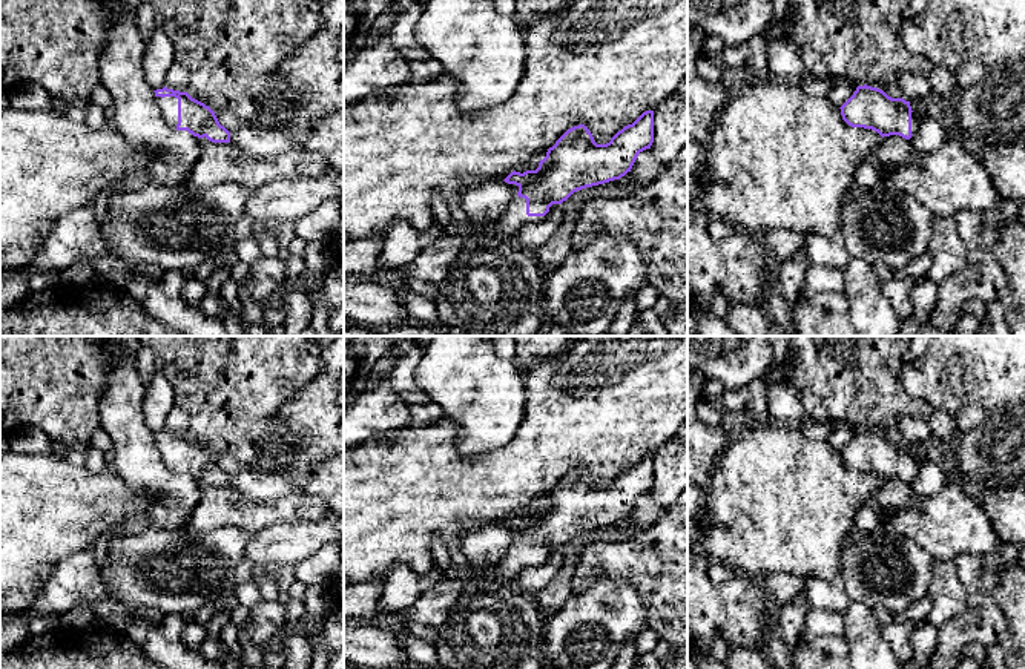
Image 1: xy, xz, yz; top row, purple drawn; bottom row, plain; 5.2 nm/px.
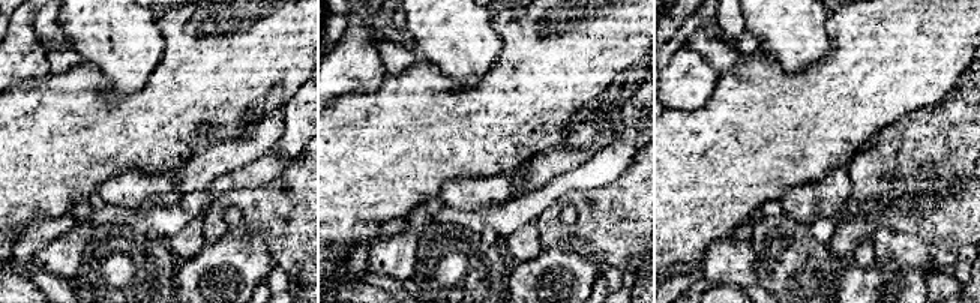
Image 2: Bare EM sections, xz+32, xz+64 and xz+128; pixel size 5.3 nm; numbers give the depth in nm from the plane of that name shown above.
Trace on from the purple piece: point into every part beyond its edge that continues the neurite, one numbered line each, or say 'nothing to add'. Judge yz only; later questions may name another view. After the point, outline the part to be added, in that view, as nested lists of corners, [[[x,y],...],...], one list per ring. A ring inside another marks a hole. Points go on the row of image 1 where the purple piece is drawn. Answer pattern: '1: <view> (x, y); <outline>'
1: yz (916, 109); [[[910,103],[911,106],[911,133],[915,133],[915,130],[918,129],[918,121],[919,121],[919,114],[922,110],[921,104],[916,103]]]

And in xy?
1: xy (169, 105); [[[155,97],[157,104],[161,109],[163,121],[167,127],[176,129],[178,124],[178,98],[175,97]]]

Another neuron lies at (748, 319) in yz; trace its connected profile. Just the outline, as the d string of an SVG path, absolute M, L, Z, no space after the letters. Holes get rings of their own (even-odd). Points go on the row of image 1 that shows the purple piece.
M733 304L726 322L740 336L772 336L772 318L761 304Z

